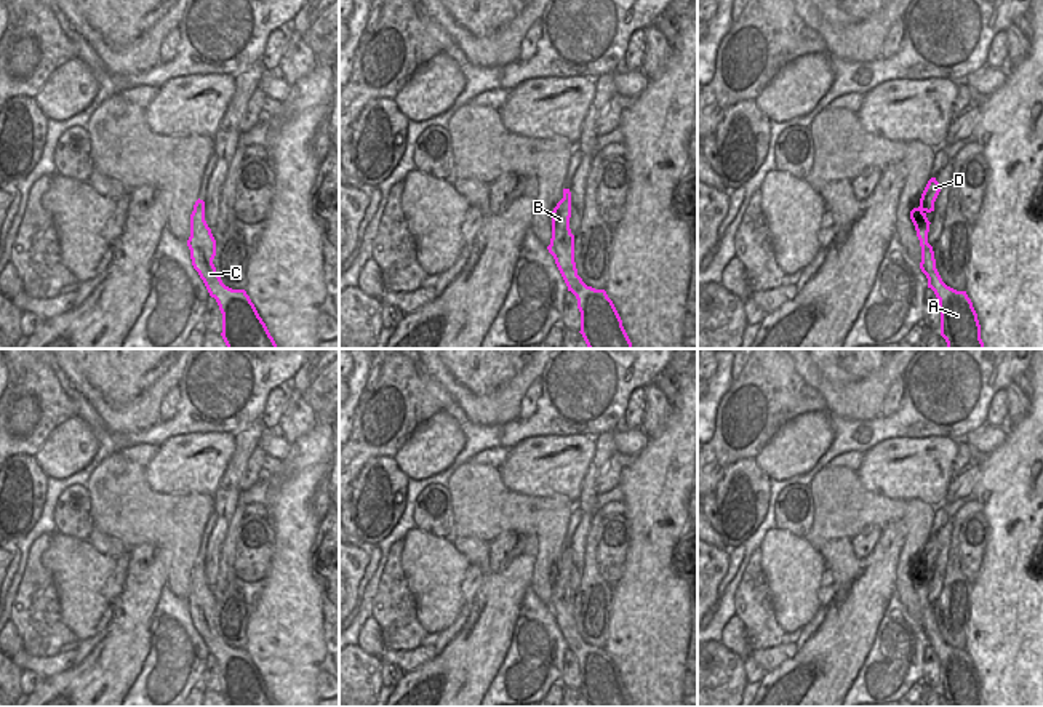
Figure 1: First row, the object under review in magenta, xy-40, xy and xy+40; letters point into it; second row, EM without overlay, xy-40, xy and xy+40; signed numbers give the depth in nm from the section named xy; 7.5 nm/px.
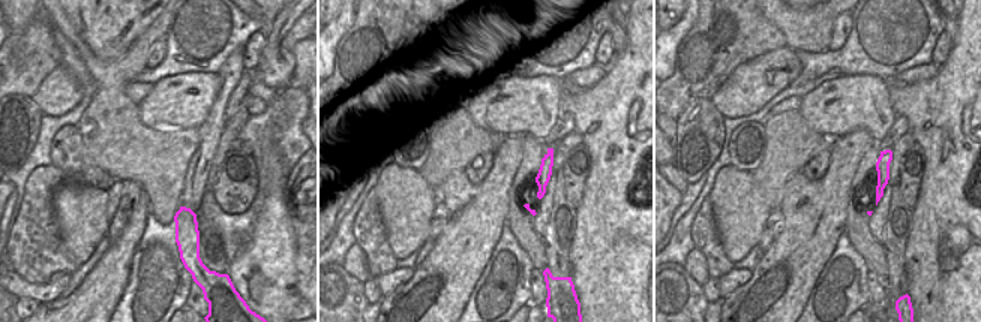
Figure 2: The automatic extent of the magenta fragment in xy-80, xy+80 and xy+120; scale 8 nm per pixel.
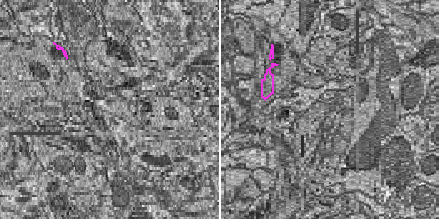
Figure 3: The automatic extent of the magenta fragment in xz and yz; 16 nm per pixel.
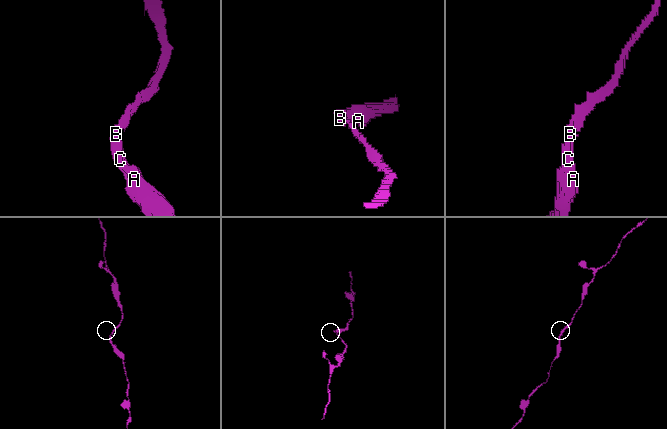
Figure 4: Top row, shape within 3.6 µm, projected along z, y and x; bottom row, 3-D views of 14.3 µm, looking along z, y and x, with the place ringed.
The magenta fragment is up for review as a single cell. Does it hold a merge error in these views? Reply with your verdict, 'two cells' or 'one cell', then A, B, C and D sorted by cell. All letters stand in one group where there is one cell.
one cell | A B C D

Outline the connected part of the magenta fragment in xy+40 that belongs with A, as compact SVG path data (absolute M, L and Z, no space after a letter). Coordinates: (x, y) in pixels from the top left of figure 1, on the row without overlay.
M931 536L921 552L920 565L910 569L910 577L921 605L920 627L928 637L928 646L939 657L941 694L945 697L947 707L984 707L981 683L971 657L966 649L957 649L942 640L936 627L933 605L928 601L931 581L926 573L934 569L939 550L939 541L936 536Z

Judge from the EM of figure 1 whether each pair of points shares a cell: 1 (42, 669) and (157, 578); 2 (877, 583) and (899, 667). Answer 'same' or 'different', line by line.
1: different
2: different

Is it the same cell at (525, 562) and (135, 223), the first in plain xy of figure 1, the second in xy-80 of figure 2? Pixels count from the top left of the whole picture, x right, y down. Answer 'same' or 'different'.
same

